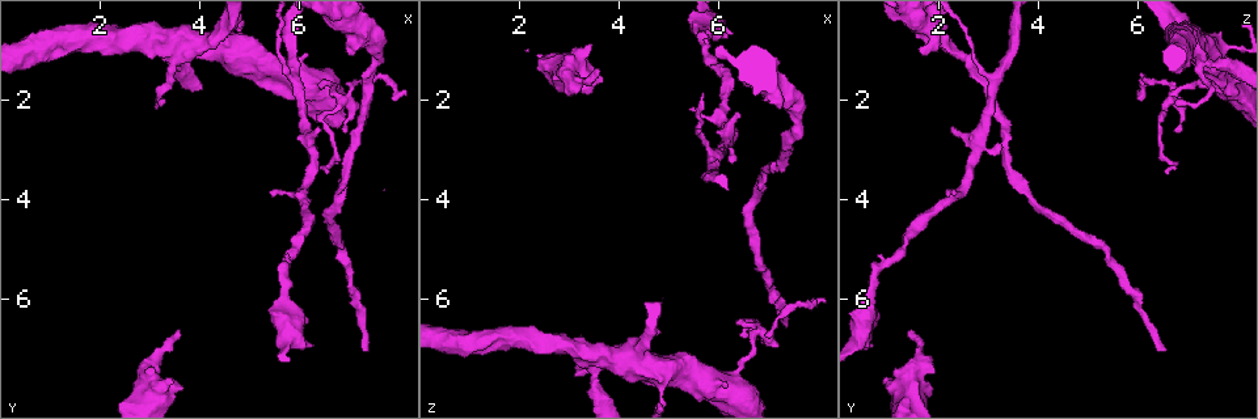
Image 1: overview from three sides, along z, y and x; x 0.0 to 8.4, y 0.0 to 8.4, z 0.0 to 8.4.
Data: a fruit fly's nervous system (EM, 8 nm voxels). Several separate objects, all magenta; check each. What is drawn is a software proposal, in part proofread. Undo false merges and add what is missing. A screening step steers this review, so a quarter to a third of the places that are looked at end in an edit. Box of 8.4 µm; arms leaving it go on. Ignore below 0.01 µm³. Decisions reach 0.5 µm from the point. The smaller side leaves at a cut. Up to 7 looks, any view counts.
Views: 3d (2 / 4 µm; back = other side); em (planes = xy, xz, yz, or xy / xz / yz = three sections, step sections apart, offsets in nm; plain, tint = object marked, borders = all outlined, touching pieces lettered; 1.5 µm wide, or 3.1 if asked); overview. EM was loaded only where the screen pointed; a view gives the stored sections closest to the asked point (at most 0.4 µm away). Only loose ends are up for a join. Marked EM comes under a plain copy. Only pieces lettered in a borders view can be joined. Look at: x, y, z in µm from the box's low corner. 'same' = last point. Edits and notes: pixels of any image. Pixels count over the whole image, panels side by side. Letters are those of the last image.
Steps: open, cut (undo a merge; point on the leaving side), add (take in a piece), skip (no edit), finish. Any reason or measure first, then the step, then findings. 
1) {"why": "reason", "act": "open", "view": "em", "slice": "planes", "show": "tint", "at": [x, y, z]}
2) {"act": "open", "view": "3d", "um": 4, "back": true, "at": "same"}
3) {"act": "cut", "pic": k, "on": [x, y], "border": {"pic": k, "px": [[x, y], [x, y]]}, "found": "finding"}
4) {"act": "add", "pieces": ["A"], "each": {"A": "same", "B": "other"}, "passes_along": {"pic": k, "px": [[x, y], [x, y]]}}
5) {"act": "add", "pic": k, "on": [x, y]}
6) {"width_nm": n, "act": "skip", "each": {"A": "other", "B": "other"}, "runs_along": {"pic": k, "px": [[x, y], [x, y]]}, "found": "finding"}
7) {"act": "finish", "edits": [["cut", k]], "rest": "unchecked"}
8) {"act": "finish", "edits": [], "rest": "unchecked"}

{"why": "an open end", "act": "open", "view": "em", "slice": "planes", "show": "borders", "at": [7.40, 7.05, 6.60]}

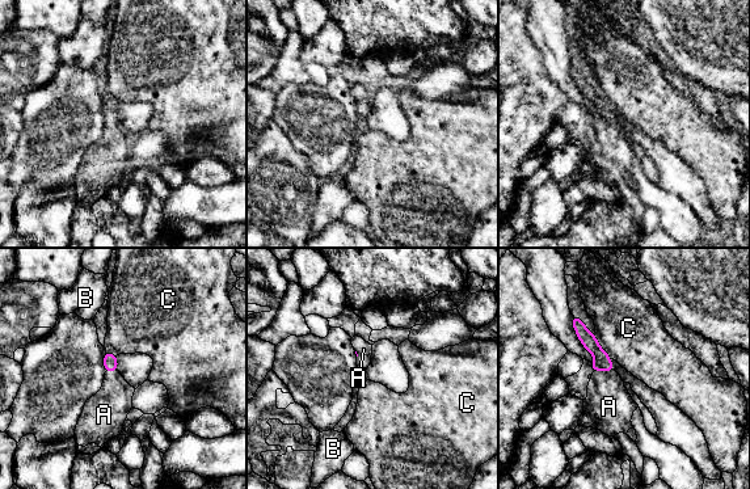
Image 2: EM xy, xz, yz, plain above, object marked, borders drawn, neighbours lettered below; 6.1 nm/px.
{"longest_contact_nm": ["C", 190], "act": "add", "pieces": ["A"], "each": {"A": "same", "B": "other", "C": "other"}, "found": "it goes on there"}

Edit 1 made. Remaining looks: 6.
{"why": "calibre changes", "act": "open", "view": "3d", "um": 4, "at": [5.95, 1.70, 3.10]}

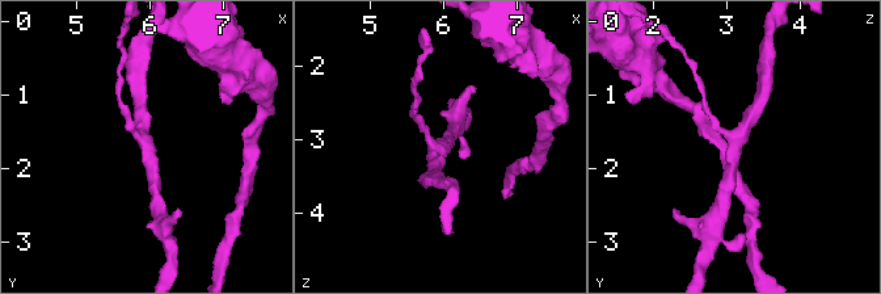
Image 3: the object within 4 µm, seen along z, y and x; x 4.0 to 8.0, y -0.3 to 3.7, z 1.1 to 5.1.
{"arms": 3, "act": "open", "view": "em", "slice": "xz", "step": 4, "show": "tint", "at": [5.95, 1.70, 3.05]}

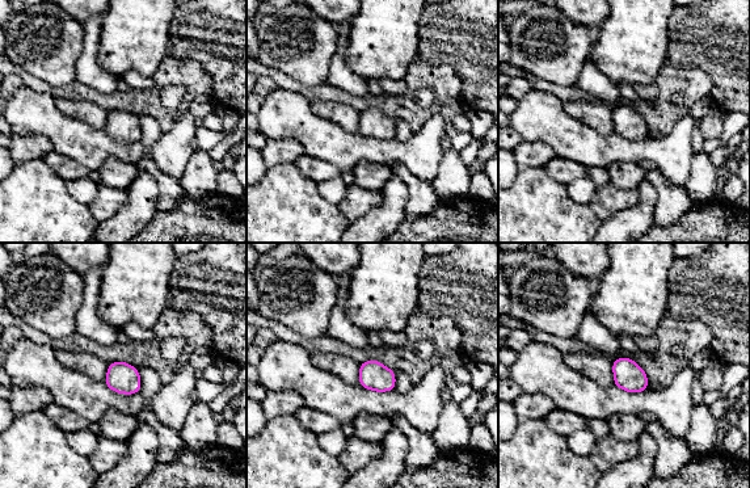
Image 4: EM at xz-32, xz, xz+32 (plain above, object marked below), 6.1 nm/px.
{"act": "open", "view": "em", "slice": "xz", "step": 4, "show": "borders", "at": "same"}

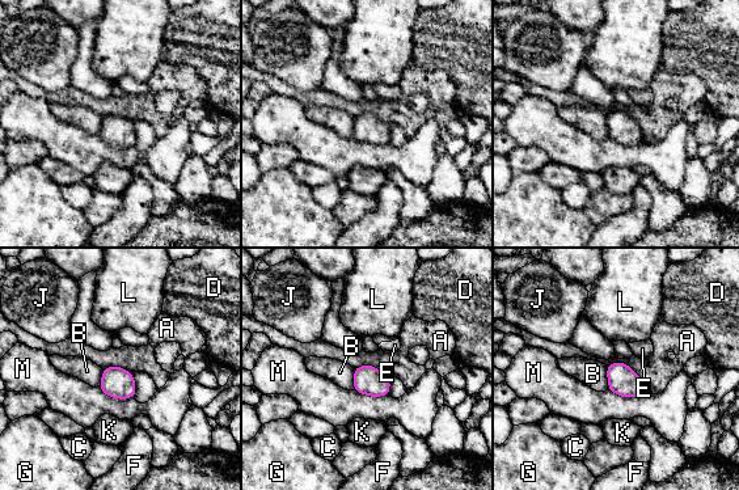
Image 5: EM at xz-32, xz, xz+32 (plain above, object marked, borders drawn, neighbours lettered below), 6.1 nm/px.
{"act": "skip", "each": {"A": "other", "B": "other", "C": "other", "D": "other", "E": "other", "F": "other", "G": "other", "J": "other", "K": "other", "L": "other", "M": "other"}, "found": "continuous, no second cell"}

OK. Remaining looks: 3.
{"why": "stops while still wide", "act": "open", "view": "3d", "um": 4, "at": [3.45, 7.65, 0.90]}

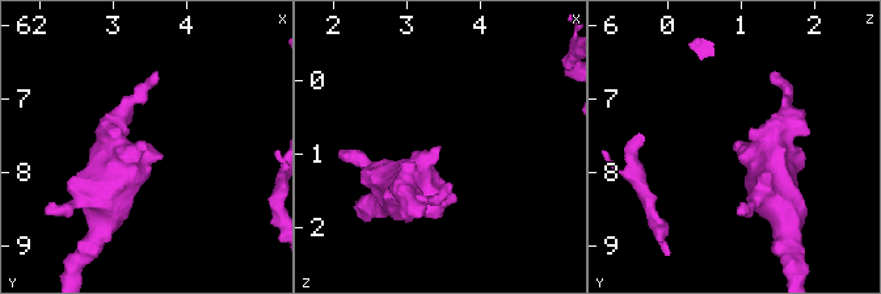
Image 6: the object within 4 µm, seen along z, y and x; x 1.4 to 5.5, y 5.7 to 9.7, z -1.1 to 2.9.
{"why": "need the tissue", "act": "open", "view": "em", "slice": "planes", "show": "borders", "at": [3.45, 7.65, 0.90]}

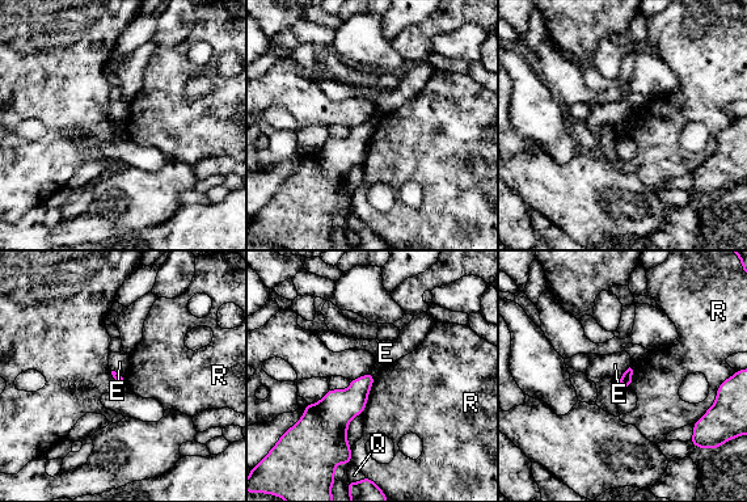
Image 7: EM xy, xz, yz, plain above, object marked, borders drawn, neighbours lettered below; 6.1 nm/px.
{"act": "skip", "each": {"E": "other", "Q": "other", "R": "other"}, "border": {"pic": 7, "px": [[629, 366], [620, 379]]}, "found": "no lettered piece goes on from it"}

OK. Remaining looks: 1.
{"act": "finish", "edits": [["add", 2]], "rest": "unchecked"}

